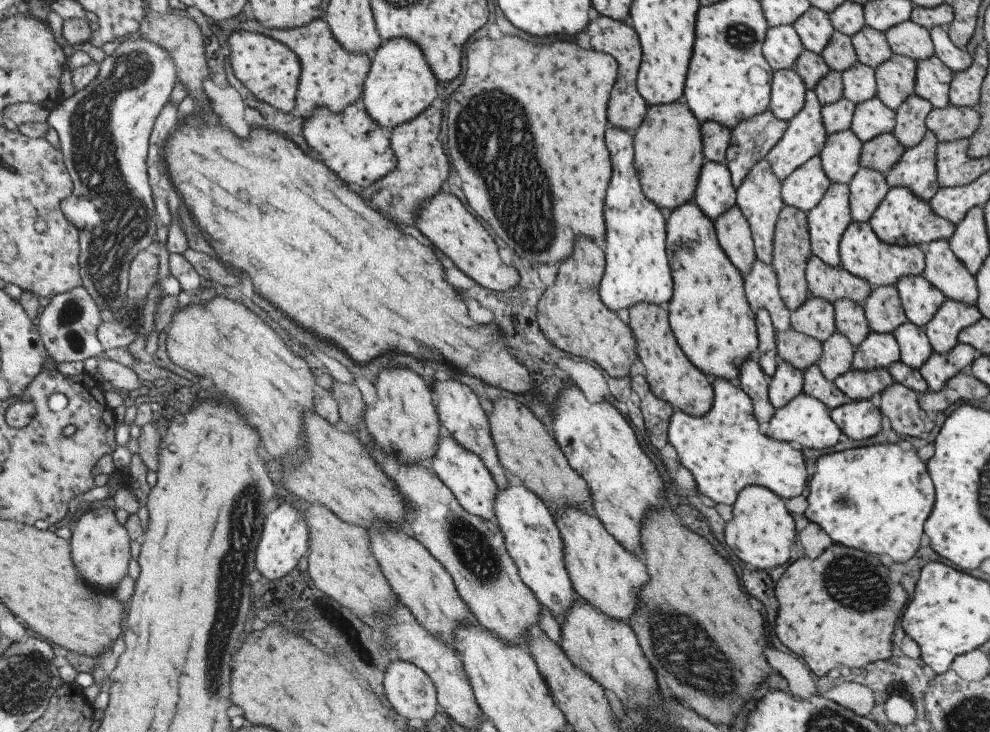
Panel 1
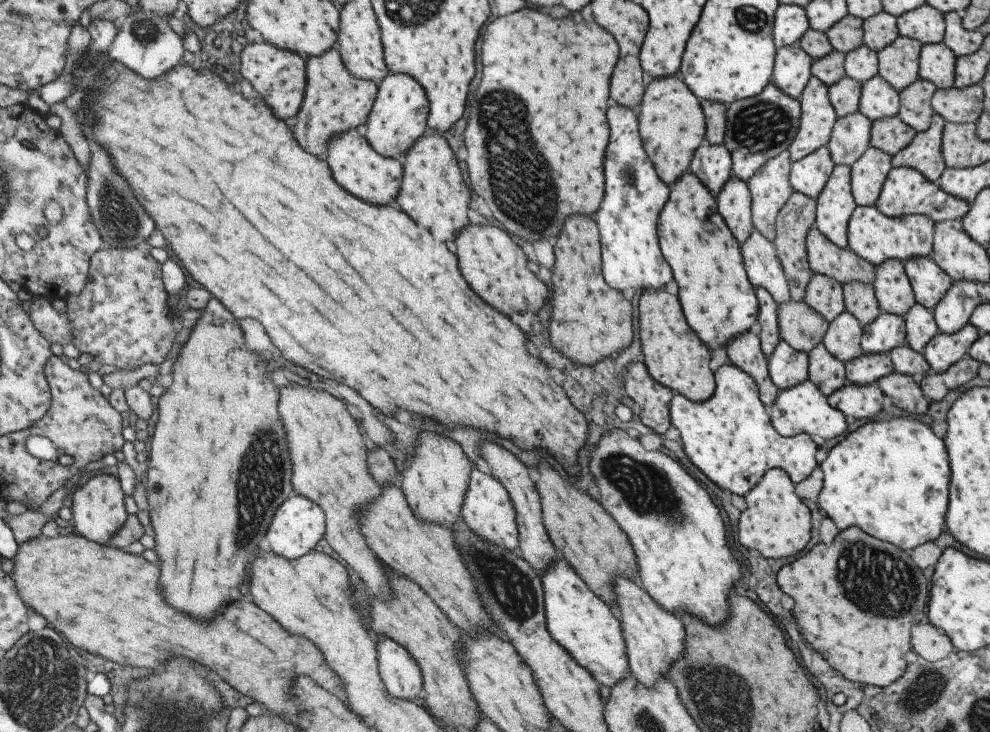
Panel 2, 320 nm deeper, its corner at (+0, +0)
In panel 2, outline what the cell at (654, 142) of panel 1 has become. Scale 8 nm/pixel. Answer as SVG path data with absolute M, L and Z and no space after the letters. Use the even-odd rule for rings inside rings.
M678 74L667 75L651 80L644 89L638 114L638 136L643 151L651 162L657 177L667 186L671 186L688 167L695 150L704 142L704 115L699 100L687 89Z

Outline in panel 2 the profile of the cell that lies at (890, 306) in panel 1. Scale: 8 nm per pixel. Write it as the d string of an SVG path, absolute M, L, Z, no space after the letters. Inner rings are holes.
M887 260L874 266L872 290L880 313L905 315L914 305L913 292L901 261Z

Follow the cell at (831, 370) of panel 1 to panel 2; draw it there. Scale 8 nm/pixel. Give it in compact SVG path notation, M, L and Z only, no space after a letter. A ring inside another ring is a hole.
M844 311L828 324L821 344L831 356L845 364L863 354L861 334L857 320Z

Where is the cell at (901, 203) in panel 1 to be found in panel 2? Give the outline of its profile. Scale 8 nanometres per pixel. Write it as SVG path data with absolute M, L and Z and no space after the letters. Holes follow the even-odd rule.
M906 167L890 169L880 194L875 200L874 207L887 218L901 218L919 214L927 216L934 224L945 220L960 220L968 210L968 204L963 200L947 195L943 190L940 190L937 183L924 180L919 172Z

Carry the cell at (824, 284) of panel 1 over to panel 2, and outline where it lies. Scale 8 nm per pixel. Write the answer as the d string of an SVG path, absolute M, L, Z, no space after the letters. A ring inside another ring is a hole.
M812 227L805 236L807 261L812 273L842 284L859 282L872 285L874 266L855 256L849 249L837 248Z

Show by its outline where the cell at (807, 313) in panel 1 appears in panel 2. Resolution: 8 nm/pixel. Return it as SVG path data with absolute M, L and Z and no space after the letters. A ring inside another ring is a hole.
M812 274L804 293L803 302L811 310L815 310L819 316L823 316L828 324L845 311L842 286L821 274Z

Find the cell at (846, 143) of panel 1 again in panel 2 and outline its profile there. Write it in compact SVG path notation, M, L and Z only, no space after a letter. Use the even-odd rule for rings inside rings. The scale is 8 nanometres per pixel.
M858 111L836 118L826 145L834 165L850 166L861 157L868 148L870 124Z

